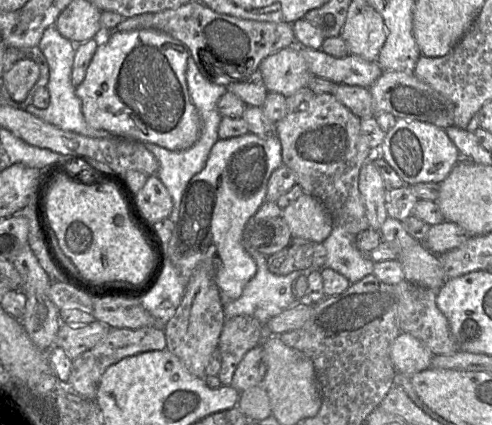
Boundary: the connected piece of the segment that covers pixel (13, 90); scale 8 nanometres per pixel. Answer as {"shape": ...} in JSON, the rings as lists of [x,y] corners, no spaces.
{"shape":[[[22,59],[15,63],[12,69],[4,74],[4,82],[11,98],[22,102],[37,82],[40,69],[31,59]]]}

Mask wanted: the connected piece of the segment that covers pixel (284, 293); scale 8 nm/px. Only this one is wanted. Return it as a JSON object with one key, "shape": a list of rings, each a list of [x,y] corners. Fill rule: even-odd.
{"shape":[[[254,249],[248,250],[248,253],[255,261],[257,271],[246,284],[242,295],[238,299],[224,302],[224,317],[226,321],[235,316],[248,315],[257,319],[262,326],[265,326],[269,319],[290,308],[297,302],[292,292],[292,284],[300,275],[307,272],[296,270],[286,275],[277,275],[268,269],[267,256]]]}

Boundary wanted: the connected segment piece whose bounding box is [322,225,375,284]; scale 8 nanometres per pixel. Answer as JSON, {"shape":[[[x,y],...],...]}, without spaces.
{"shape":[[[334,225],[322,244],[327,252],[323,267],[331,268],[343,275],[350,284],[373,273],[375,263],[356,247],[355,235],[343,228]]]}

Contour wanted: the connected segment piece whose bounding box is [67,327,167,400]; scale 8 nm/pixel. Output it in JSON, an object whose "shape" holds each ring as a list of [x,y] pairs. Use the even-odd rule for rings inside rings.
{"shape":[[[143,327],[139,329],[112,328],[93,348],[73,359],[68,386],[81,397],[94,400],[101,376],[106,369],[121,359],[147,351],[166,349],[163,327]]]}

